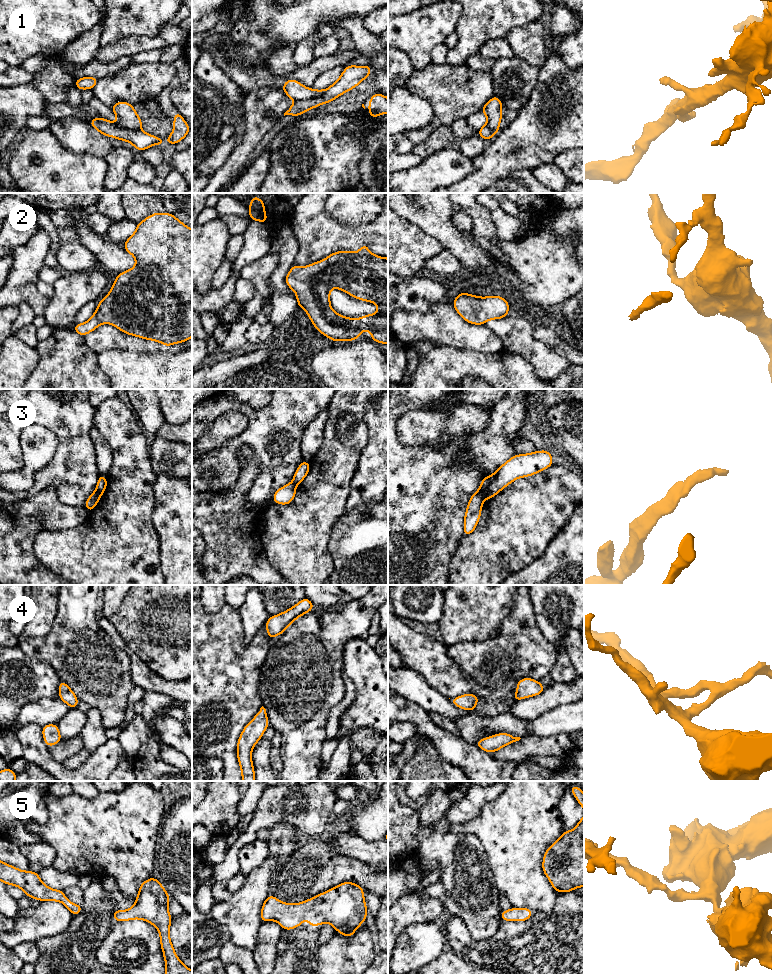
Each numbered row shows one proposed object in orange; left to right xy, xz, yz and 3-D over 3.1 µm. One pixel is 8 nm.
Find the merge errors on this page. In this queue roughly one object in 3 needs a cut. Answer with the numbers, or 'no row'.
1, 3

